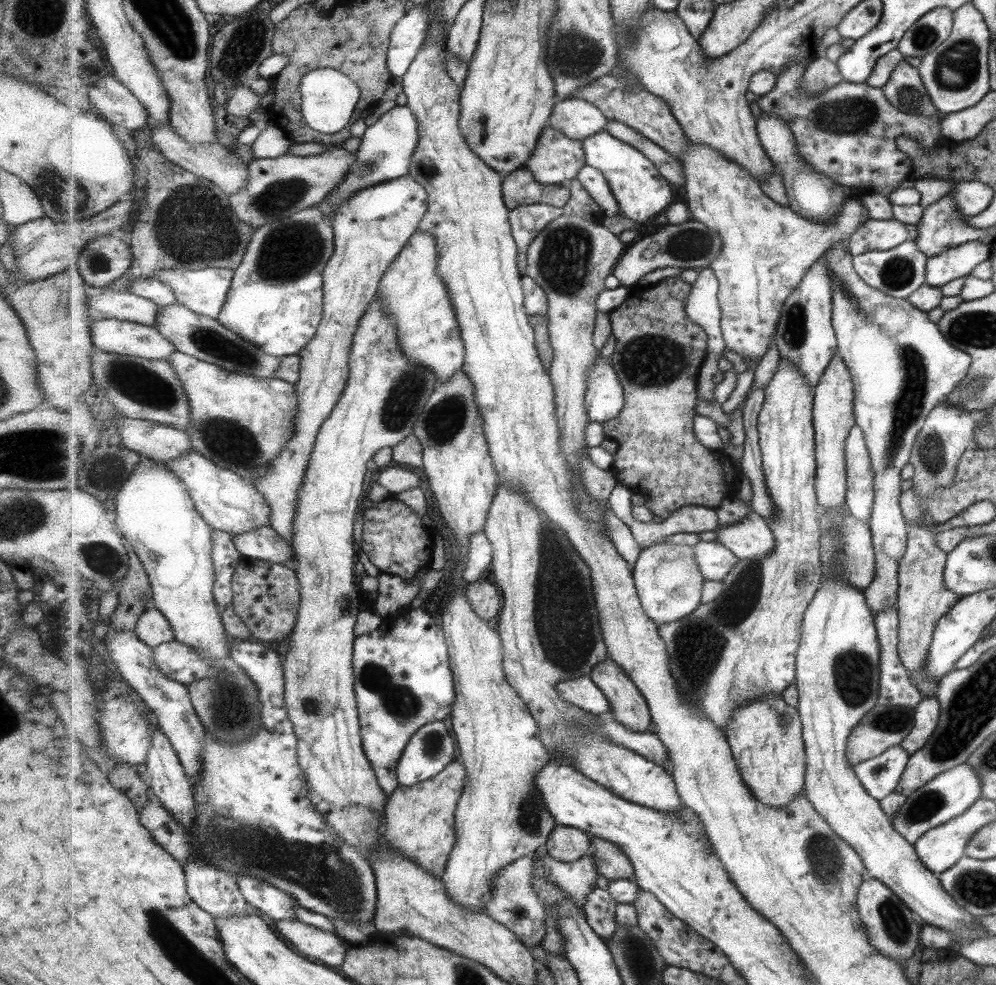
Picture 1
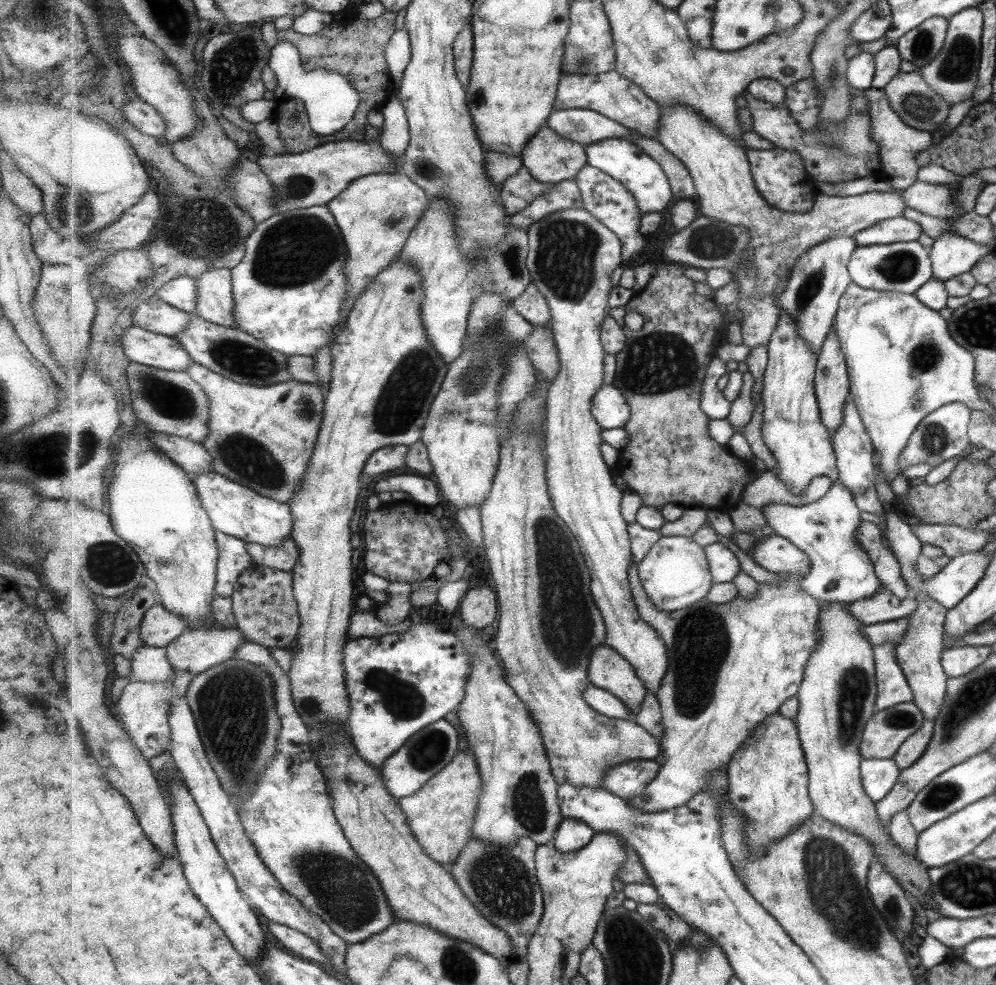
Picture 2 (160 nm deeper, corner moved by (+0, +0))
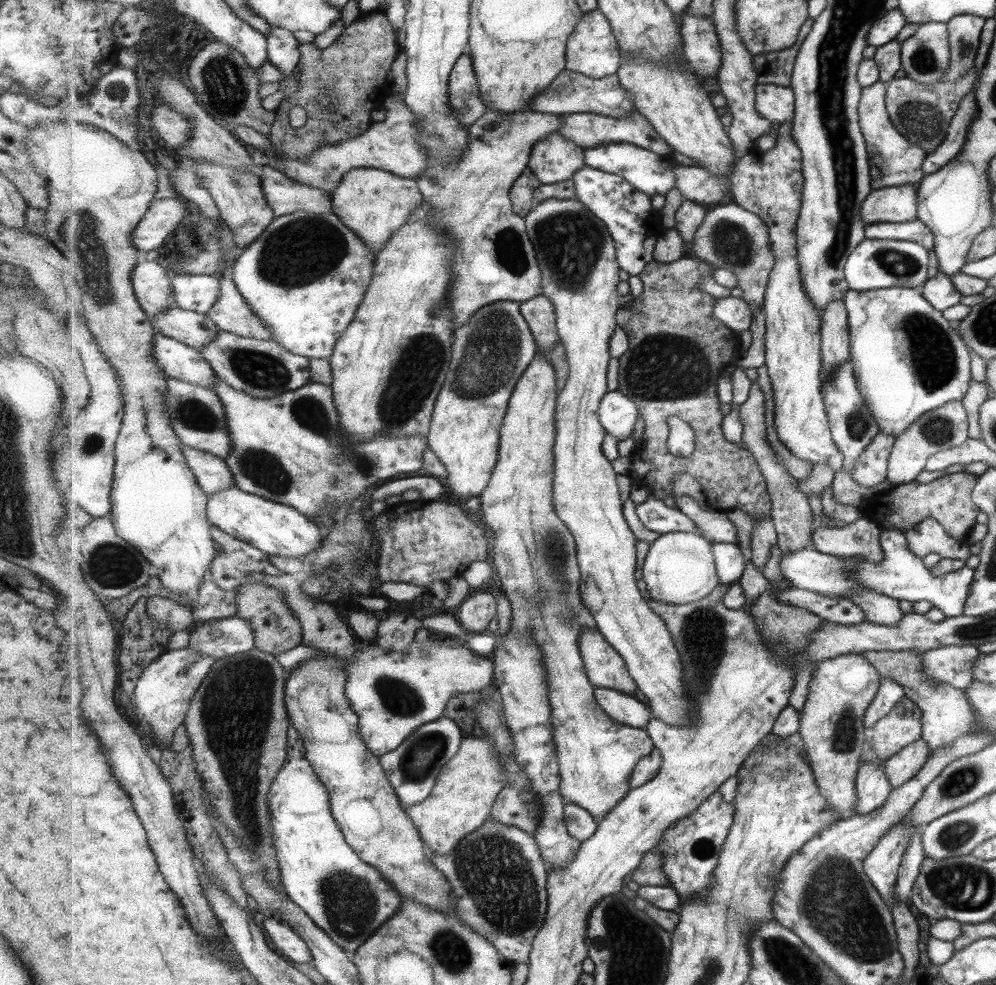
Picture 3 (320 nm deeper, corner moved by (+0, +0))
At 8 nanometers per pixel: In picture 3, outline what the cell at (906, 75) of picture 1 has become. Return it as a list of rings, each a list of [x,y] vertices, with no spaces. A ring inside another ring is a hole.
[[[975,68],[967,70],[963,78],[955,82],[937,82],[921,85],[909,78],[891,79],[886,83],[886,112],[895,131],[907,139],[907,143],[919,147],[923,152],[933,153],[946,138],[950,121],[957,113],[959,102],[973,89]]]

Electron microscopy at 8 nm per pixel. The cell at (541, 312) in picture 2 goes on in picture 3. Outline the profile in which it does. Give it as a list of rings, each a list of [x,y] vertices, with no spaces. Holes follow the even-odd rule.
[[[544,294],[527,302],[522,303],[522,313],[524,314],[526,321],[530,324],[532,333],[537,340],[538,344],[538,356],[531,363],[531,366],[523,373],[518,385],[515,387],[513,396],[510,400],[510,409],[506,414],[503,428],[501,429],[500,436],[500,453],[499,460],[493,471],[492,477],[488,482],[487,488],[480,494],[482,502],[482,513],[484,524],[491,530],[493,534],[493,551],[491,556],[493,557],[494,569],[501,582],[501,589],[507,593],[507,596],[513,603],[513,629],[509,634],[503,636],[505,639],[512,639],[513,637],[533,637],[538,645],[544,650],[546,658],[547,684],[549,684],[549,694],[551,699],[551,706],[554,710],[552,719],[554,720],[554,737],[556,745],[558,746],[558,757],[560,767],[562,768],[562,793],[568,802],[582,806],[585,810],[588,810],[597,820],[601,821],[630,793],[632,789],[631,781],[634,776],[634,770],[638,768],[639,761],[643,757],[650,755],[653,749],[656,747],[654,740],[650,737],[647,729],[627,726],[625,723],[617,722],[614,718],[611,718],[610,714],[598,703],[595,695],[596,687],[590,682],[590,676],[587,675],[586,666],[584,665],[584,658],[582,657],[582,650],[579,646],[580,636],[585,633],[584,630],[587,627],[597,627],[594,615],[591,614],[589,609],[583,605],[582,601],[582,572],[580,565],[578,564],[578,544],[574,534],[569,530],[569,527],[563,522],[563,519],[557,514],[557,510],[554,505],[554,478],[556,471],[556,456],[555,445],[558,438],[558,418],[556,413],[558,412],[558,398],[560,392],[558,391],[558,374],[555,370],[554,362],[550,359],[549,355],[544,355],[546,352],[553,351],[553,347],[557,343],[561,342],[561,337],[558,331],[558,314],[555,310],[554,302],[547,298]]]

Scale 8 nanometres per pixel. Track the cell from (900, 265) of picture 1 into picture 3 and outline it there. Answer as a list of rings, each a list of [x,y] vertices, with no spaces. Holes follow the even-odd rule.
[[[866,238],[851,253],[846,264],[846,279],[849,288],[865,292],[879,288],[921,287],[931,274],[931,250],[907,239],[870,239]]]

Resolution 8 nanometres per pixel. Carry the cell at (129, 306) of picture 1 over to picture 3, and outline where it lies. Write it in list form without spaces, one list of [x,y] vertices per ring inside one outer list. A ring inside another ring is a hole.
[[[179,306],[170,308],[152,320],[159,333],[179,339],[179,342],[195,349],[203,349],[222,332],[209,315],[183,310]]]

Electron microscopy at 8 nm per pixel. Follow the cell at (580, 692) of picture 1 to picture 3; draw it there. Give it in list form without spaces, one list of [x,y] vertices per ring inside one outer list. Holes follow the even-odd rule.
[[[597,687],[595,695],[598,703],[617,722],[646,729],[652,721],[653,710],[647,708],[645,703],[635,698],[634,695],[623,694],[605,687]]]

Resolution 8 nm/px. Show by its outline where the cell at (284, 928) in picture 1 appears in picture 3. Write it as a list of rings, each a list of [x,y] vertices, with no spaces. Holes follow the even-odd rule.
[[[267,915],[263,926],[266,936],[269,936],[276,951],[280,951],[284,957],[287,956],[288,959],[299,964],[303,964],[303,962],[313,963],[313,955],[309,946],[289,924]]]

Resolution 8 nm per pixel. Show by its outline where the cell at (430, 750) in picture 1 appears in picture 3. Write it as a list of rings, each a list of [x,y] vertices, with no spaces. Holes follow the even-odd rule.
[[[439,718],[439,722],[428,722],[420,726],[402,745],[380,757],[394,789],[406,808],[425,802],[438,784],[439,773],[459,752],[463,744],[463,732],[451,718]]]

